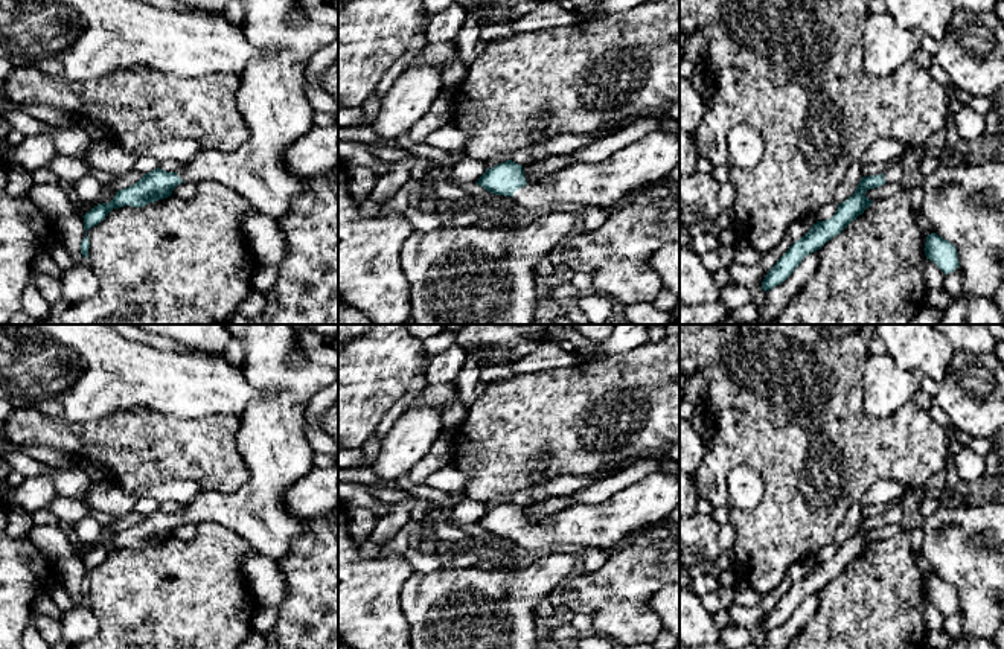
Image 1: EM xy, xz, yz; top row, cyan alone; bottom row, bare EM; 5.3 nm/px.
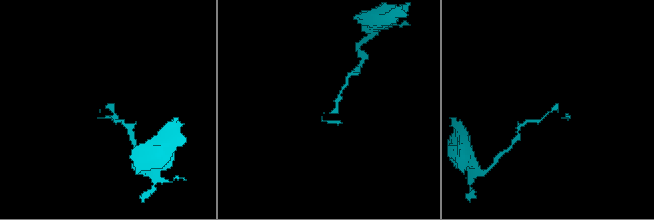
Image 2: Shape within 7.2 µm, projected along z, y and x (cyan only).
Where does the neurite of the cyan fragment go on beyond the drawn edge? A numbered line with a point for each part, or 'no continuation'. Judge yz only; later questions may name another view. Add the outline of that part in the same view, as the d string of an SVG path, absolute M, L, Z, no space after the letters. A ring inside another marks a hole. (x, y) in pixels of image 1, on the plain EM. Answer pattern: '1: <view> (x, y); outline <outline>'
1: yz (893, 515); outline M896 504L884 512L884 520L887 524L897 524L903 518L903 506Z

